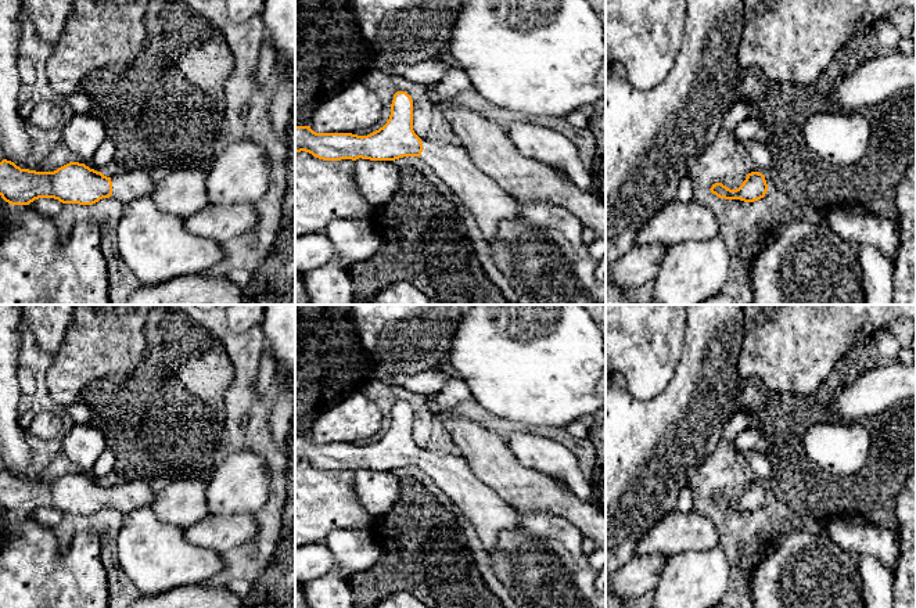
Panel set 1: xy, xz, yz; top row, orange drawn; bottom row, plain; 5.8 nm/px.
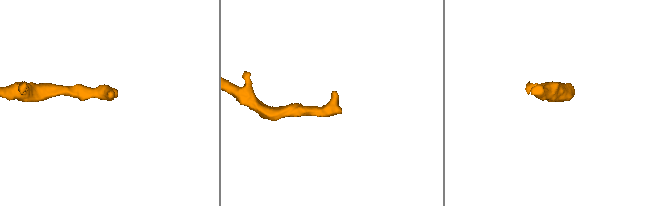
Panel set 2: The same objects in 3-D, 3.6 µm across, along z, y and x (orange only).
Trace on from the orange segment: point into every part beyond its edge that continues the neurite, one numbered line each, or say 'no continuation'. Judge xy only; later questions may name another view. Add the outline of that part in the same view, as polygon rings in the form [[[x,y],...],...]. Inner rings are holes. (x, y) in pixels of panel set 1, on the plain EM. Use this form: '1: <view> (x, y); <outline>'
1: xy (129, 496); [[[152,479],[125,481],[114,488],[112,508],[118,510],[122,515],[130,514],[143,507],[151,507],[154,503],[159,482]]]

